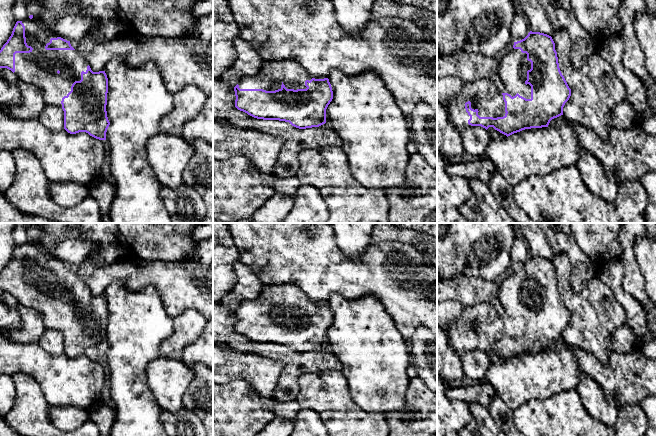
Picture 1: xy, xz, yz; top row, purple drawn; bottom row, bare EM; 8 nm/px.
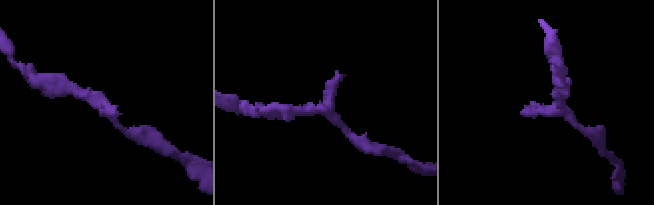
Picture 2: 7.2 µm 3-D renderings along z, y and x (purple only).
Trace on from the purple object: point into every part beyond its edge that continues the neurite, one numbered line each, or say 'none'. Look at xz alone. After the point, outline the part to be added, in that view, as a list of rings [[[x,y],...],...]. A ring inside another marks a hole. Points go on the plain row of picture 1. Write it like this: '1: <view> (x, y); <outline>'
1: xz (272, 297); [[[263,284],[260,296],[253,300],[242,301],[240,313],[263,313],[275,315],[284,308],[287,313],[306,313],[305,305],[313,301],[294,285]]]

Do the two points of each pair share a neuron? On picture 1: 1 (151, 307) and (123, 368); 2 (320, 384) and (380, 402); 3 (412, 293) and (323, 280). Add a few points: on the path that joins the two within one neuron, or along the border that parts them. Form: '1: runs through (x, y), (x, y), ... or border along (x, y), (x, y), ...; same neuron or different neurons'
1: runs through (139, 322), (134, 332), (134, 343), (130, 353); same neuron
2: border along (341, 371), (346, 379), (351, 399), (364, 411); different neurons
3: runs through (390, 280), (345, 280); same neuron

